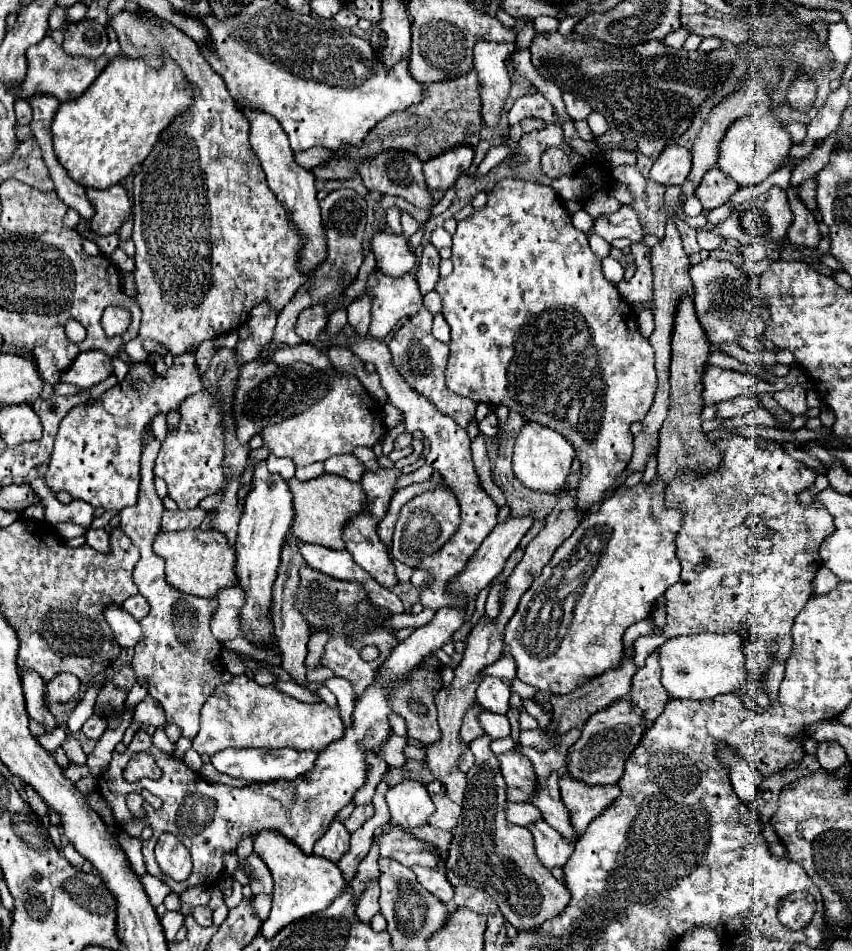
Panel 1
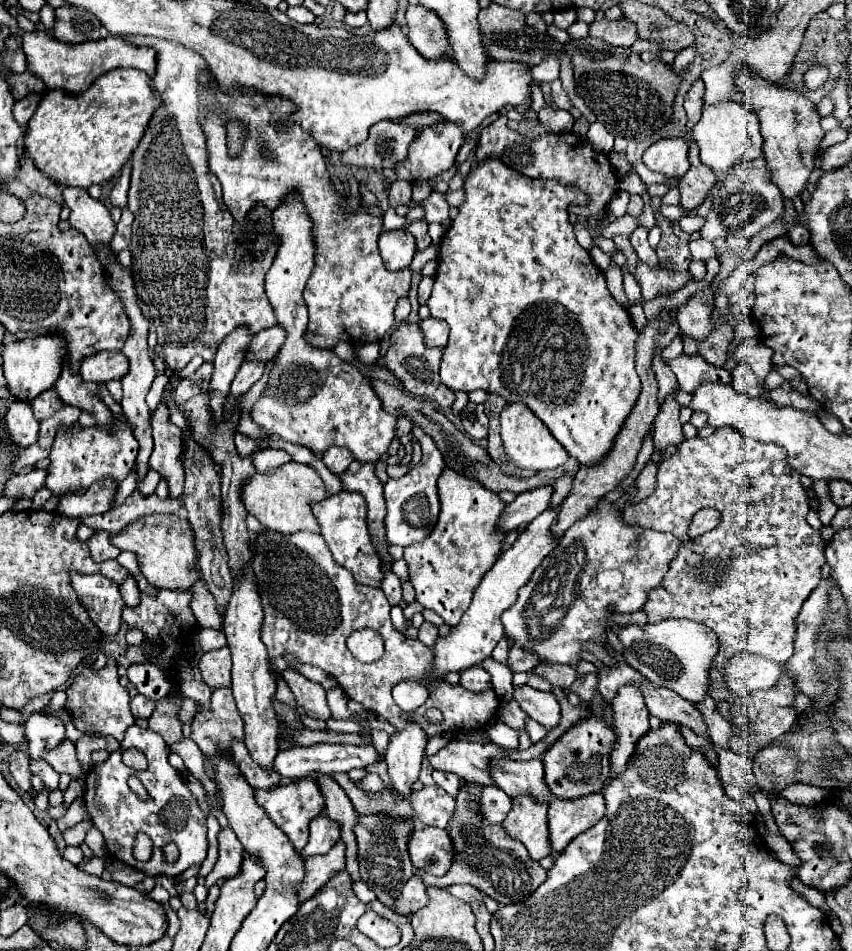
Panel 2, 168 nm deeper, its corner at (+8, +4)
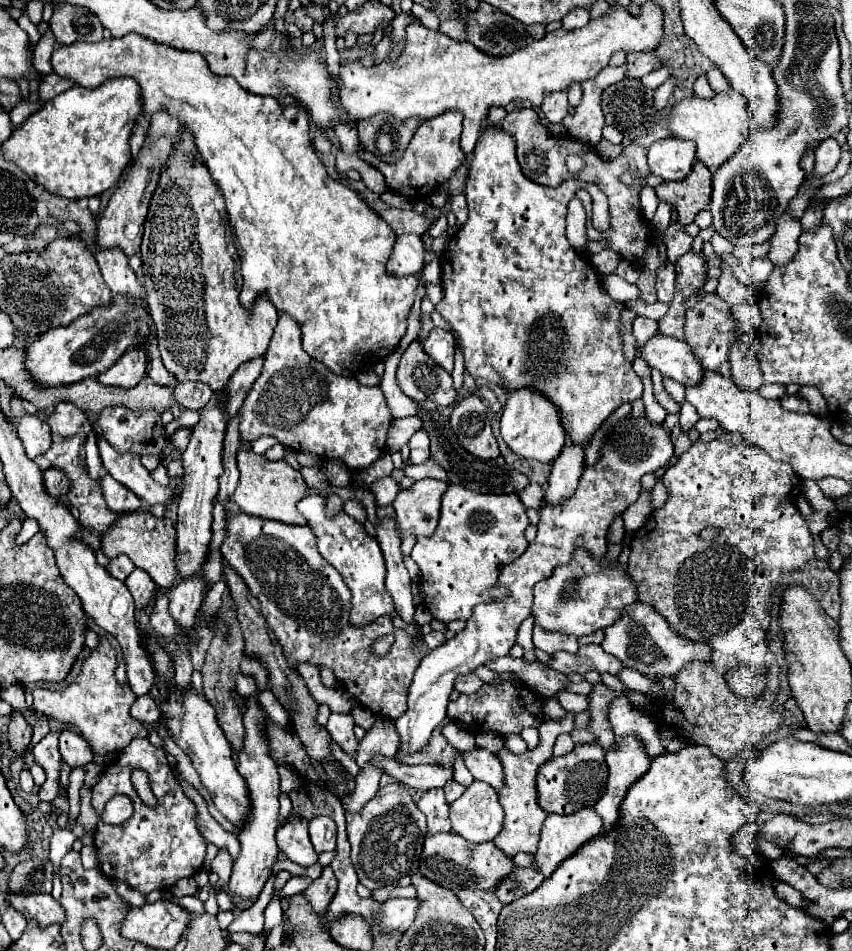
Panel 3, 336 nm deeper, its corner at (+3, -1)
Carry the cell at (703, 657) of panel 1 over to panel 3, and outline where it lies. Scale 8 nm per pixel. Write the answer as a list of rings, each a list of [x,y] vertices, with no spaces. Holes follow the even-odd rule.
[[[635,602],[623,610],[621,618],[605,630],[605,640],[601,646],[605,652],[617,656],[623,662],[623,666],[635,668],[643,676],[657,680],[675,678],[675,674],[679,674],[679,670],[683,670],[685,664],[703,662],[711,656],[709,646],[705,642],[691,642],[675,634],[675,630],[669,628],[665,618],[643,602]]]

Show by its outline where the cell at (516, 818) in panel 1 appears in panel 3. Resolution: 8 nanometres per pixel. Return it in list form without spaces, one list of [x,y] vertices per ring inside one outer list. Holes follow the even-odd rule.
[[[473,782],[463,792],[463,796],[451,804],[451,824],[453,824],[453,832],[457,832],[459,836],[463,836],[473,844],[491,842],[503,826],[503,808],[499,804],[497,792],[491,790],[491,786],[487,786],[485,782]]]

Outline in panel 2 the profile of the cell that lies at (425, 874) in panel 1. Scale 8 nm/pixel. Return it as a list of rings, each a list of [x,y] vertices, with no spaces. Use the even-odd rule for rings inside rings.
[[[412,877],[412,879],[404,885],[400,897],[396,897],[392,909],[394,909],[398,915],[410,917],[412,913],[416,913],[418,909],[422,909],[424,905],[428,905],[426,885],[424,885],[418,877]]]

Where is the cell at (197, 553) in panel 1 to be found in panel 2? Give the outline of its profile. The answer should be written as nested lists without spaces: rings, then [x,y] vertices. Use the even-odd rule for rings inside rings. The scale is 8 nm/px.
[[[158,513],[146,515],[138,521],[132,521],[110,537],[110,543],[122,551],[132,551],[138,555],[142,575],[158,589],[184,589],[188,591],[190,585],[200,579],[200,573],[194,573],[194,565],[198,563],[196,547],[194,547],[194,531],[190,523],[172,513]]]

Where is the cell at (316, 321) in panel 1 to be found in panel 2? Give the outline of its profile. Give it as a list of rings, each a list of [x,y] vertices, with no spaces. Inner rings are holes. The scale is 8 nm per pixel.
[[[270,327],[270,329],[264,329],[262,333],[254,335],[248,349],[246,349],[246,359],[248,361],[258,361],[258,363],[268,363],[280,349],[282,341],[284,341],[284,333],[282,329],[276,327]]]

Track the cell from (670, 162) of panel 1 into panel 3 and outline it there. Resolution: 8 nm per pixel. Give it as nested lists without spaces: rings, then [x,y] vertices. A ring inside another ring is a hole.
[[[665,138],[651,144],[647,154],[649,170],[663,180],[683,180],[695,162],[695,144],[679,138]]]

